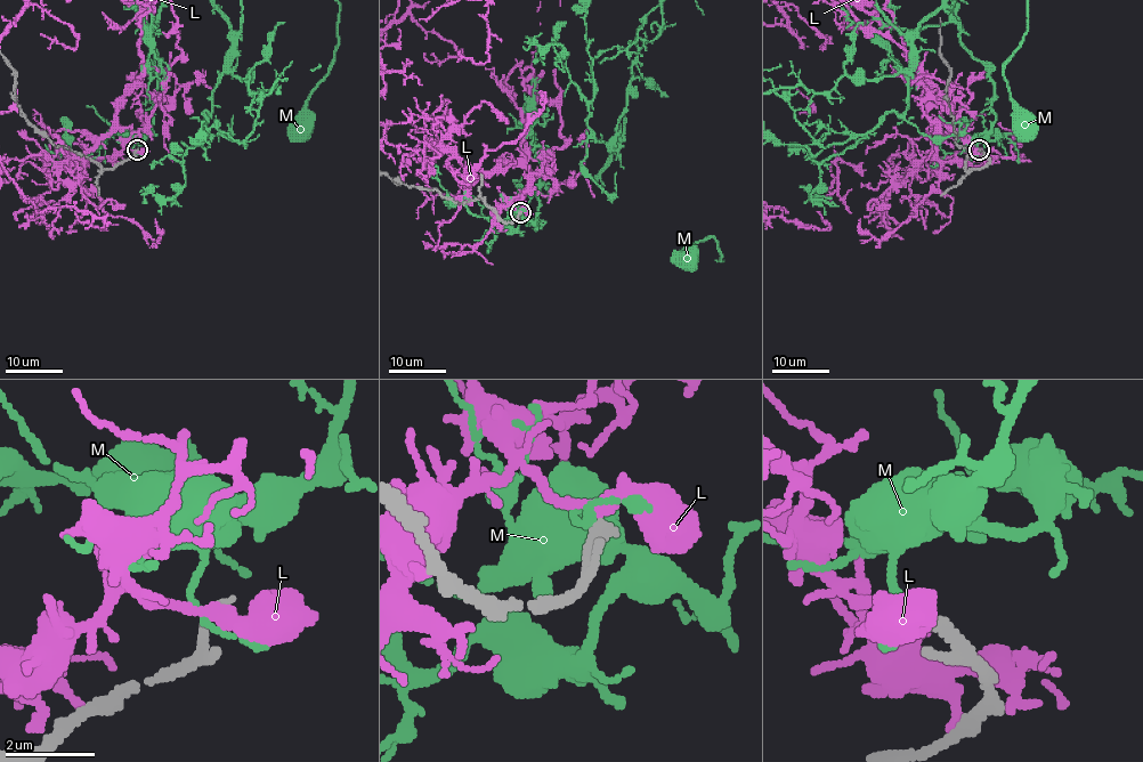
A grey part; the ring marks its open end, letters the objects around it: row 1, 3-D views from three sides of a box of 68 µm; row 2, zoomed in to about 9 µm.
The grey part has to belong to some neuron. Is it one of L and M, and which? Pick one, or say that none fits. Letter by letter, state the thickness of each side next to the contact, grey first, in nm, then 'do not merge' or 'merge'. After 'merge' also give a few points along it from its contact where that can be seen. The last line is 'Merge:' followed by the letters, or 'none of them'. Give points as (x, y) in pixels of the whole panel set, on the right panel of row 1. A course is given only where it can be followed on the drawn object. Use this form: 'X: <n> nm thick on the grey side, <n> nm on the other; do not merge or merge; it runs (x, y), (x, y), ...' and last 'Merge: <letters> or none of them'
L: 300 nm thick on the grey side, 320 nm on the other; do not merge
M: 320 nm thick on the grey side, 140 nm on the other; do not merge
Merge: none of them

